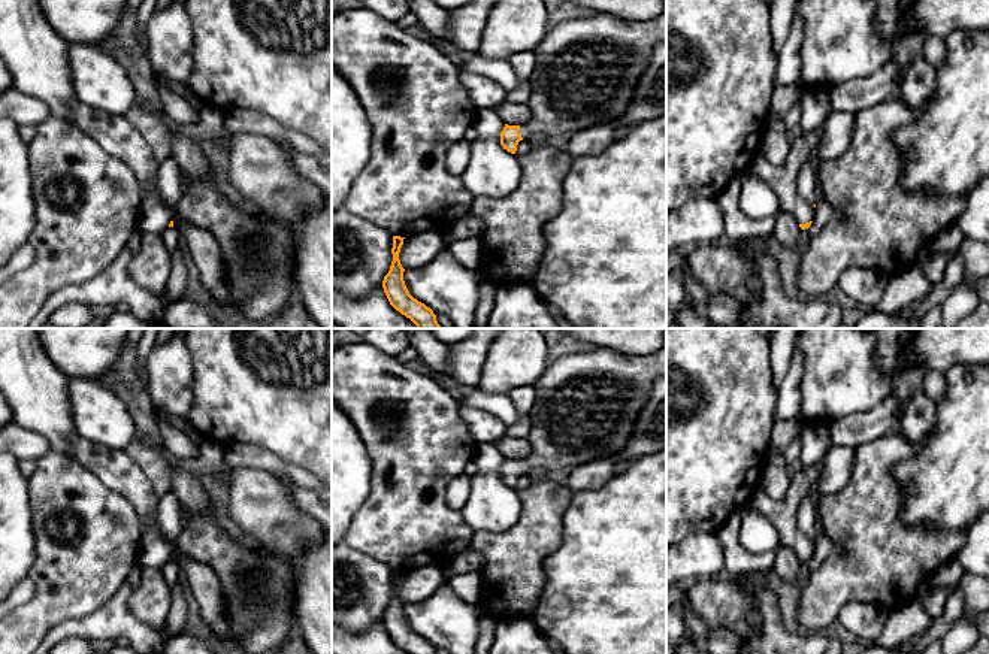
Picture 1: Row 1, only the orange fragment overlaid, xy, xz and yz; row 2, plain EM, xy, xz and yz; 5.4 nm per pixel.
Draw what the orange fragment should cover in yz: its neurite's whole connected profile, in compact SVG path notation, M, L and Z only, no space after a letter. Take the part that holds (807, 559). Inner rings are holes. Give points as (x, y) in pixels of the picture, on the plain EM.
M822 460L792 472L792 482L783 500L771 499L762 487L751 494L750 505L765 515L780 533L780 544L790 546L802 564L808 563L816 551L816 542L801 533L796 524L798 506L811 493L811 485L819 481Z

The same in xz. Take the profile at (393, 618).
M393 570L393 596L388 608L384 611L382 623L390 639L409 654L436 654L436 650L424 638L414 633L403 615L405 603L400 599L399 587L403 579L400 570Z

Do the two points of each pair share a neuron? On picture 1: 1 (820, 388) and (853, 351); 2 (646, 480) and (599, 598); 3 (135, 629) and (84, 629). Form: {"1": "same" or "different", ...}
{"1": "same", "2": "same", "3": "same"}

